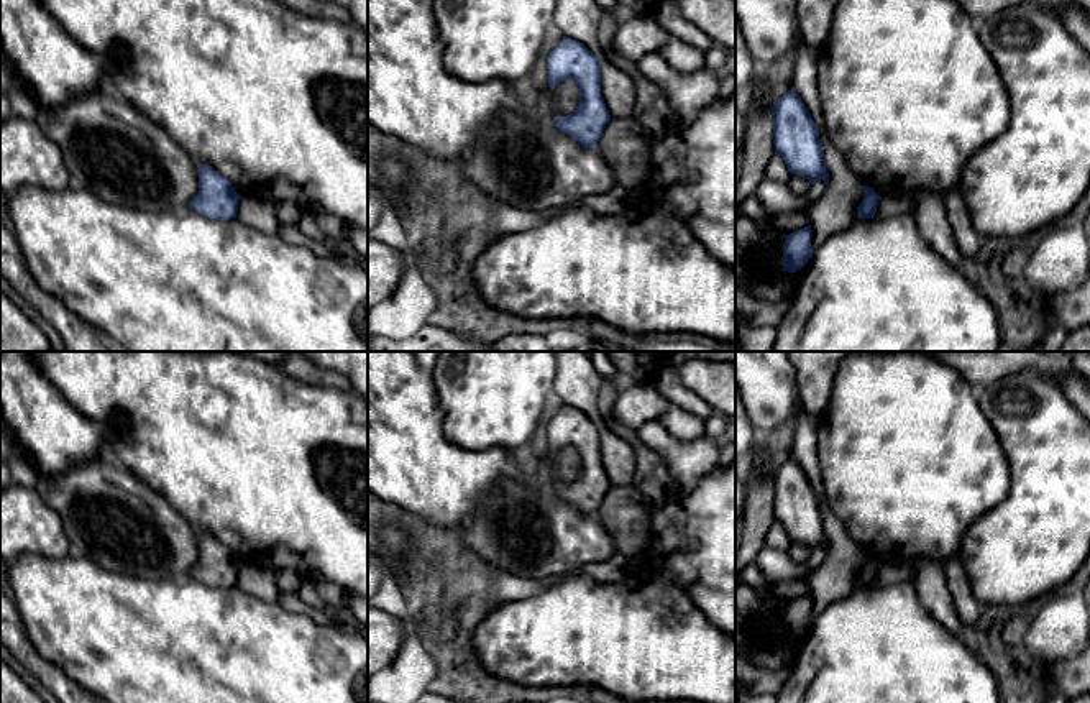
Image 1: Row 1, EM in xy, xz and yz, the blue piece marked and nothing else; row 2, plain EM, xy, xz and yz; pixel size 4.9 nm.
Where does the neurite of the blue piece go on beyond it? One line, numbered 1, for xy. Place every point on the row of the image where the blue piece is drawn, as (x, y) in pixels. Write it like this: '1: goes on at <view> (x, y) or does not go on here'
1: does not go on here

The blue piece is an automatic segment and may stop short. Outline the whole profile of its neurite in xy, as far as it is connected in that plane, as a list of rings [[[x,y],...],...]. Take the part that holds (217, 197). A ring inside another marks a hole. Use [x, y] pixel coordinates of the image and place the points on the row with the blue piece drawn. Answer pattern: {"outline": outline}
{"outline": [[[208,164],[199,168],[199,192],[189,209],[217,220],[236,218],[238,199],[235,187]]]}

